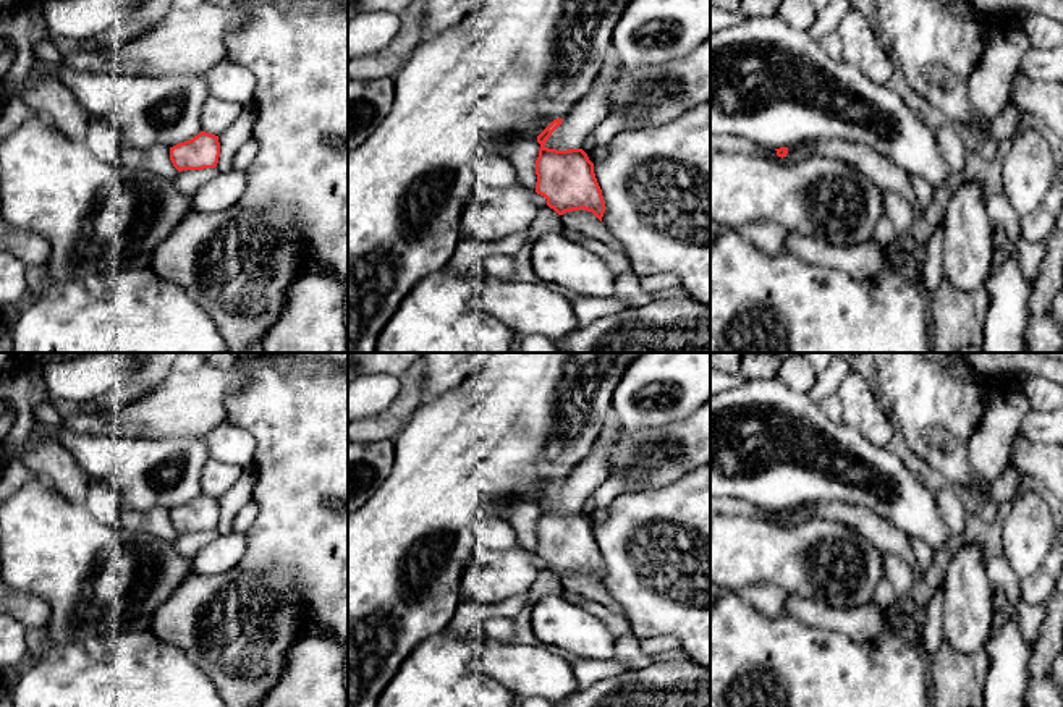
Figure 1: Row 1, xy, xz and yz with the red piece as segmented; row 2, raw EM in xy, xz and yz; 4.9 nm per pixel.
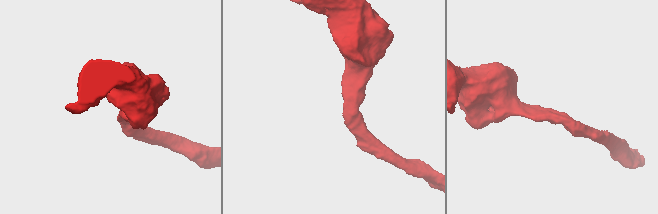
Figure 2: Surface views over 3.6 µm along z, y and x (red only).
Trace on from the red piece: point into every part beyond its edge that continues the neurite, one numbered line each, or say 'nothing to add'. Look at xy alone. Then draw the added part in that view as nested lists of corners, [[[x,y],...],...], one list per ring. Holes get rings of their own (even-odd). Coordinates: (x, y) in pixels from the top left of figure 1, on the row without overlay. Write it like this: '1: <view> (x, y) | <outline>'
nothing to add

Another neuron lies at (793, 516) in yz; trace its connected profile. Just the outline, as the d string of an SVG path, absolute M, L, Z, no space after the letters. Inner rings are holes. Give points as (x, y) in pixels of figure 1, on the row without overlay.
M710 497L710 514L746 514L759 519L773 521L781 526L793 526L807 518L824 518L843 523L864 536L880 552L895 553L909 565L916 565L914 553L909 545L909 537L890 521L880 518L869 508L853 506L841 502L806 502L788 510L788 516L781 521L777 513L765 511L751 505L743 498L735 497Z

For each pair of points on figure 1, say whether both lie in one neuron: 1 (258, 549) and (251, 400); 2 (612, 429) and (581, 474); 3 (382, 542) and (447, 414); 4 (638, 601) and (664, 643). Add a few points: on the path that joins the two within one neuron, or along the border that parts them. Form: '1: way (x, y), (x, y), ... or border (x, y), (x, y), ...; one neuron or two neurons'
1: way (275, 512), (275, 437); one neuron
2: way (604, 440), (599, 457), (592, 463); one neuron
3: way (415, 510), (444, 474), (447, 447); one neuron
4: border (641, 639), (675, 636), (681, 644); two neurons

